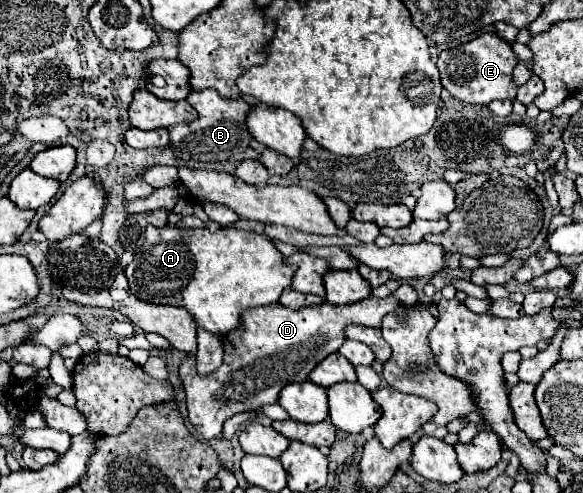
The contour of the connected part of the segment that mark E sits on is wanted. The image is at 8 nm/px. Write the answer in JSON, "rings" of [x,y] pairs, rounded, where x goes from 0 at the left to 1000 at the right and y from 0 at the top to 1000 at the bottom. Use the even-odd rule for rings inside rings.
{"rings":[[[827,69],[816,81],[792,89],[786,97],[765,97],[748,134],[758,154],[758,174],[786,203],[803,211],[840,211],[844,203],[868,203],[885,195],[885,174],[878,166],[878,142],[885,134],[885,114],[875,85],[854,69]]]}

